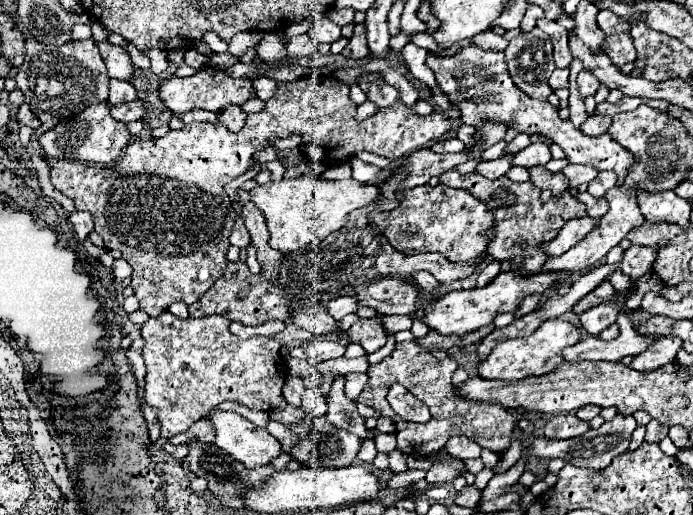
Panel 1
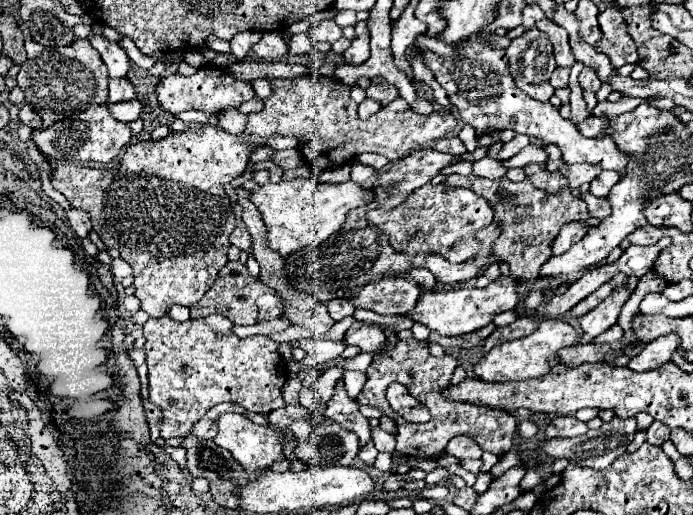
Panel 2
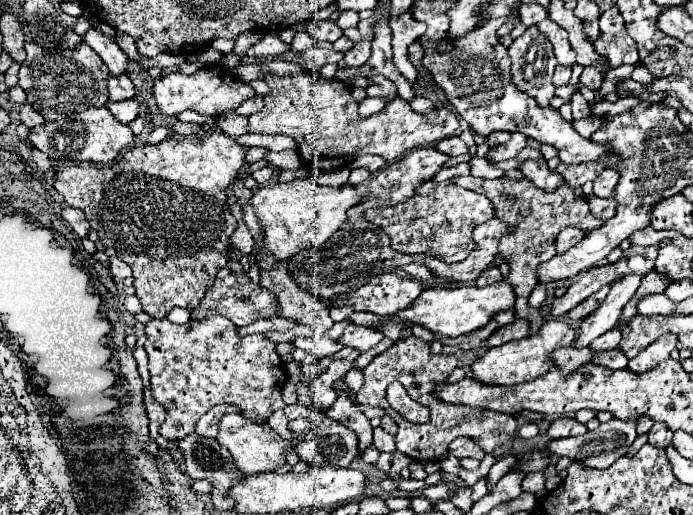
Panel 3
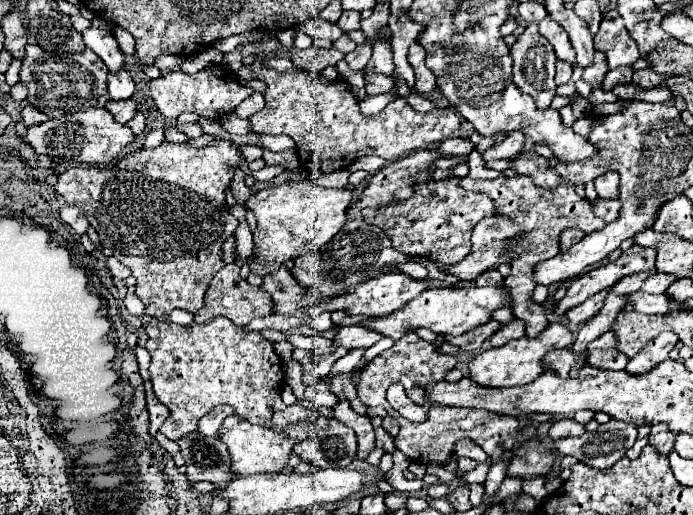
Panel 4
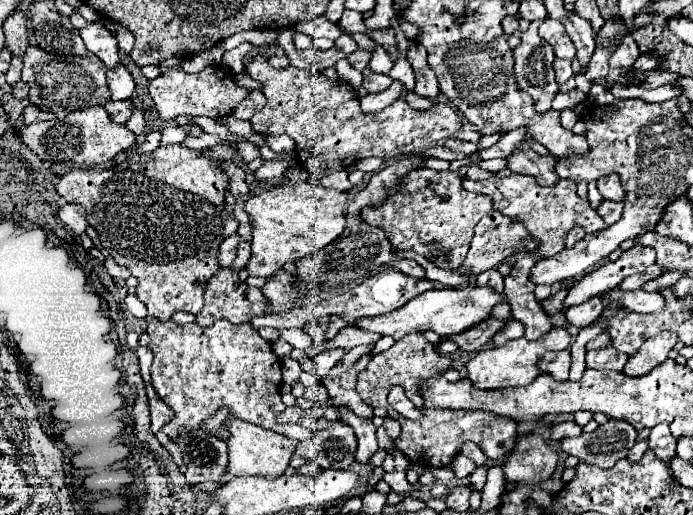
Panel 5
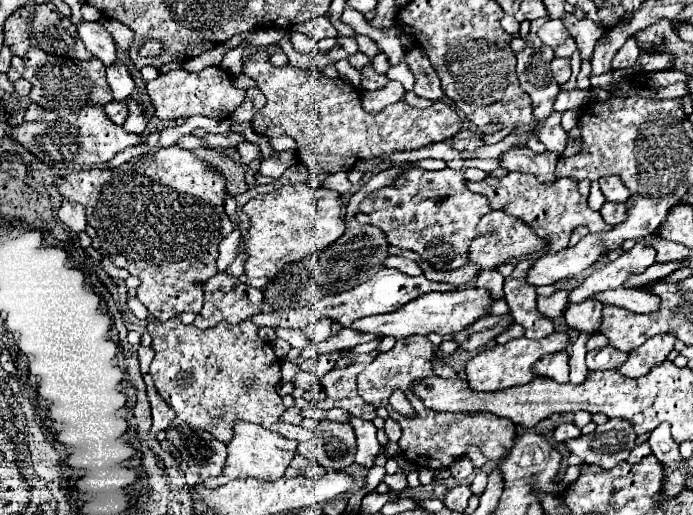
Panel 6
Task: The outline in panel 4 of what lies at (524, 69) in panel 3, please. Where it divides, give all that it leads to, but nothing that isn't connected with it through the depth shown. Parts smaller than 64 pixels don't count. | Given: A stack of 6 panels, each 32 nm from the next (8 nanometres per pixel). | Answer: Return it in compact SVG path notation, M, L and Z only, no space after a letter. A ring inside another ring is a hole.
M530 24L522 36L518 36L516 44L510 46L510 56L514 60L514 68L512 68L512 80L514 84L530 94L536 102L538 108L548 108L554 94L556 94L556 84L554 84L554 66L556 66L556 56L552 50L552 44L548 44L548 40L544 40L544 36L540 36L538 26Z

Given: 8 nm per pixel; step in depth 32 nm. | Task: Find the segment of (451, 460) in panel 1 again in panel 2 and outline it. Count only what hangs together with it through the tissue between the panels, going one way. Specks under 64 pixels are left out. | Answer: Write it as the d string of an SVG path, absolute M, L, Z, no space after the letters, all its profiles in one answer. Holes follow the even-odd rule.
M438 466L438 468L434 468L432 472L428 472L428 476L426 476L424 480L426 480L428 486L434 486L434 484L444 484L444 482L448 482L448 476L452 476L452 472L450 472L448 468L444 468L444 466Z

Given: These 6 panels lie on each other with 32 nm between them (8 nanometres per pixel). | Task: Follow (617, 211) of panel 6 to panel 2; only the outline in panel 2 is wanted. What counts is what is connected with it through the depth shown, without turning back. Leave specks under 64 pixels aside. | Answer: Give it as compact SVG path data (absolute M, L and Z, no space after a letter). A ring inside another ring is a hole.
M580 194L580 198L586 202L588 205L588 212L594 216L594 218L598 218L598 220L602 220L602 218L606 218L608 214L611 214L611 206L607 198L596 198L596 196L592 196L592 194Z

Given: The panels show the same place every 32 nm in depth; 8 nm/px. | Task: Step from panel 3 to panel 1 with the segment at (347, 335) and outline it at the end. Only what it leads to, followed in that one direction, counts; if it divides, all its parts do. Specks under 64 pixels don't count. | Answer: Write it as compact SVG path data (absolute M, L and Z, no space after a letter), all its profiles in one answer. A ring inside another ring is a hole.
M376 314L376 318L360 318L360 320L348 330L350 342L360 344L368 354L380 350L380 348L386 344L388 336L390 336L390 332L388 332L388 330L384 328L384 324L382 324L382 318L384 318L384 316L380 316L380 314Z

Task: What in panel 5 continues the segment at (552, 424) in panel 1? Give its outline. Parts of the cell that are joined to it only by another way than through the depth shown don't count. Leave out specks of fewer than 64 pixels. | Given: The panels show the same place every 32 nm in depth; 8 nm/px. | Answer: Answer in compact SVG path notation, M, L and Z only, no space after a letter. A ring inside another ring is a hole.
M560 422L560 424L554 424L550 430L552 440L562 440L562 438L580 436L580 434L582 434L582 426L576 422Z

